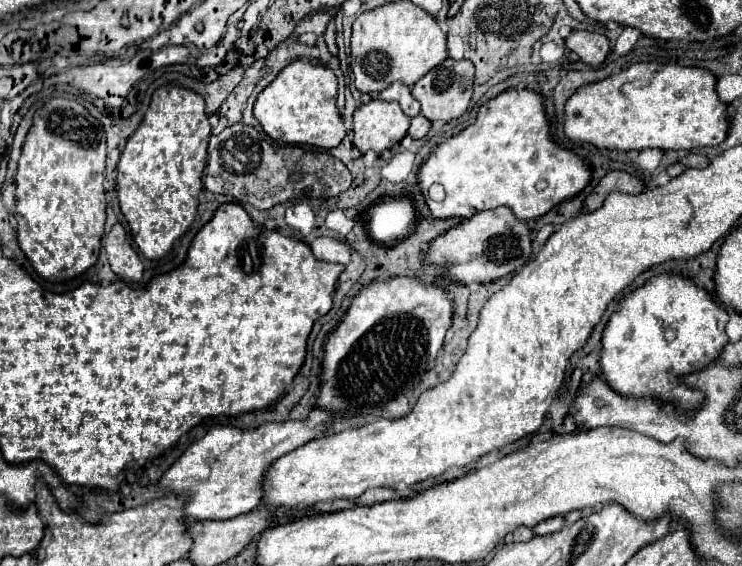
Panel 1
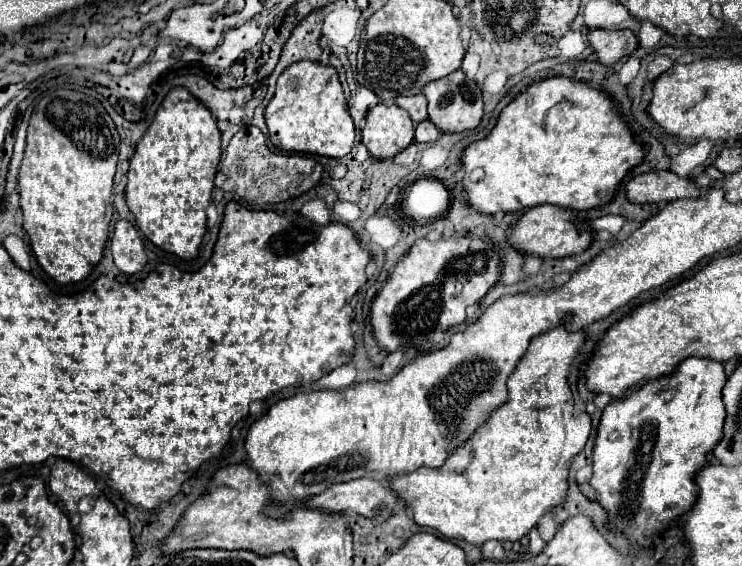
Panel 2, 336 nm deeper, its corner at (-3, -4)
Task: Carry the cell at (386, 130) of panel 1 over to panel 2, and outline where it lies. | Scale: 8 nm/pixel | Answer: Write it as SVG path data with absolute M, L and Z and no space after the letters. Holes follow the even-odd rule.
M396 104L374 106L366 116L362 142L376 158L394 158L414 142L414 122Z

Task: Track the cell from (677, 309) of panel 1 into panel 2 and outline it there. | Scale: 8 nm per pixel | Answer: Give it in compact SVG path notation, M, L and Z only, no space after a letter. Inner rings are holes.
M686 358L678 370L670 376L662 376L658 380L652 380L648 384L644 384L638 392L632 392L630 396L626 396L624 400L614 400L612 404L608 404L602 412L602 418L600 418L600 426L598 426L598 434L596 434L596 440L594 440L594 454L592 454L592 478L590 478L590 486L594 488L596 492L596 500L598 504L606 510L606 518L610 522L610 528L616 532L616 534L622 534L626 536L630 542L638 544L640 548L648 548L650 546L650 540L654 536L658 536L660 532L664 532L666 528L670 528L670 524L674 524L682 514L690 512L692 506L696 504L698 500L698 486L696 486L696 476L698 472L702 470L702 466L708 464L708 456L710 452L714 450L714 446L718 444L718 440L722 438L722 426L724 426L724 416L726 416L726 410L724 410L724 402L722 402L722 388L726 384L726 374L724 374L724 366L720 362L714 362L710 358Z

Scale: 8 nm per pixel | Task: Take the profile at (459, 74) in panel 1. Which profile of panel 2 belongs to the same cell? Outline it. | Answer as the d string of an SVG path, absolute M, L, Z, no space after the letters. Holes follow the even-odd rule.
M456 70L452 74L448 74L446 78L440 78L436 82L426 84L424 96L428 98L428 118L430 118L430 122L434 122L442 132L472 130L480 124L480 120L484 116L482 92L480 92L478 84L470 78L466 78L466 74L462 70Z

